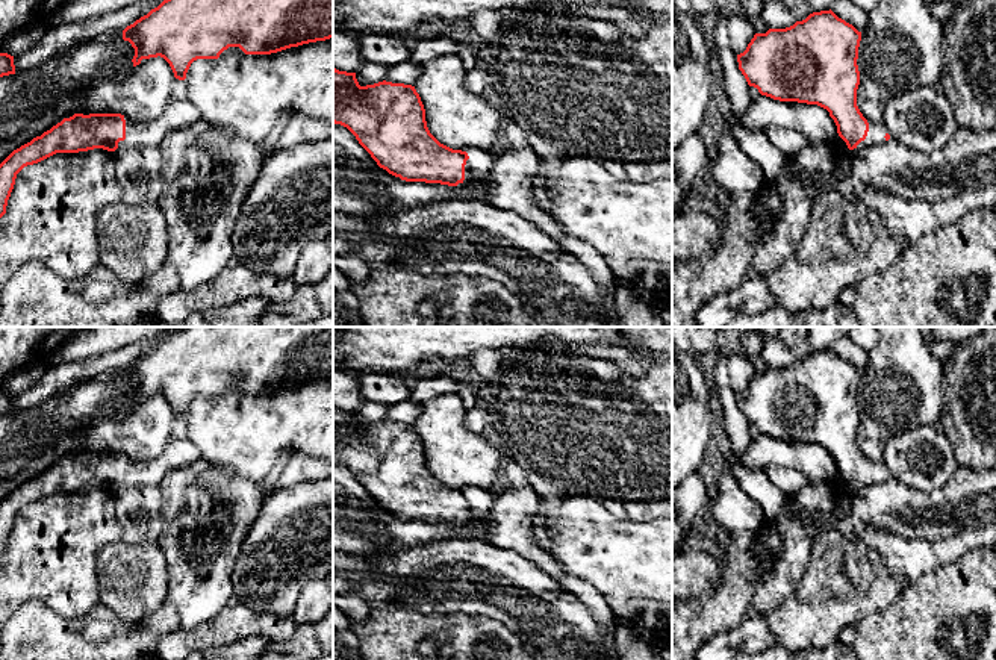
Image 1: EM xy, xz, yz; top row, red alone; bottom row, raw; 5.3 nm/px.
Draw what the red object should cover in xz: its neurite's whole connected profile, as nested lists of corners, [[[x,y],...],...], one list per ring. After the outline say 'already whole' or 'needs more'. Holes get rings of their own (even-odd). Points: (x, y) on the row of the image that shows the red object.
[[[333,68],[333,123],[347,127],[377,165],[406,182],[465,186],[472,180],[466,151],[440,144],[428,130],[415,86],[378,82],[360,86],[356,73]]]; needs more

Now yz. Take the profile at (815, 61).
[[[831,9],[810,14],[786,29],[755,33],[746,50],[737,54],[739,70],[749,86],[780,101],[817,104],[829,112],[839,136],[848,148],[876,147],[890,139],[886,124],[867,121],[857,106],[860,71],[857,65],[861,32]]]; needs more

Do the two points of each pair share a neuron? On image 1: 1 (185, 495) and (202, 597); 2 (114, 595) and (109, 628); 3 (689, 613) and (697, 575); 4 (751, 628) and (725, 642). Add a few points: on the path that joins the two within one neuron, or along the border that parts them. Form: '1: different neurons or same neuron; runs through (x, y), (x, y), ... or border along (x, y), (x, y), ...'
1: same neuron; runs through (176, 521), (177, 550), (191, 571)
2: different neurons; border along (100, 601), (130, 622), (140, 622), (147, 616)
3: different neurons; border along (721, 577), (713, 588), (687, 600)
4: same neuron; runs through (745, 635), (737, 642), (731, 642)

